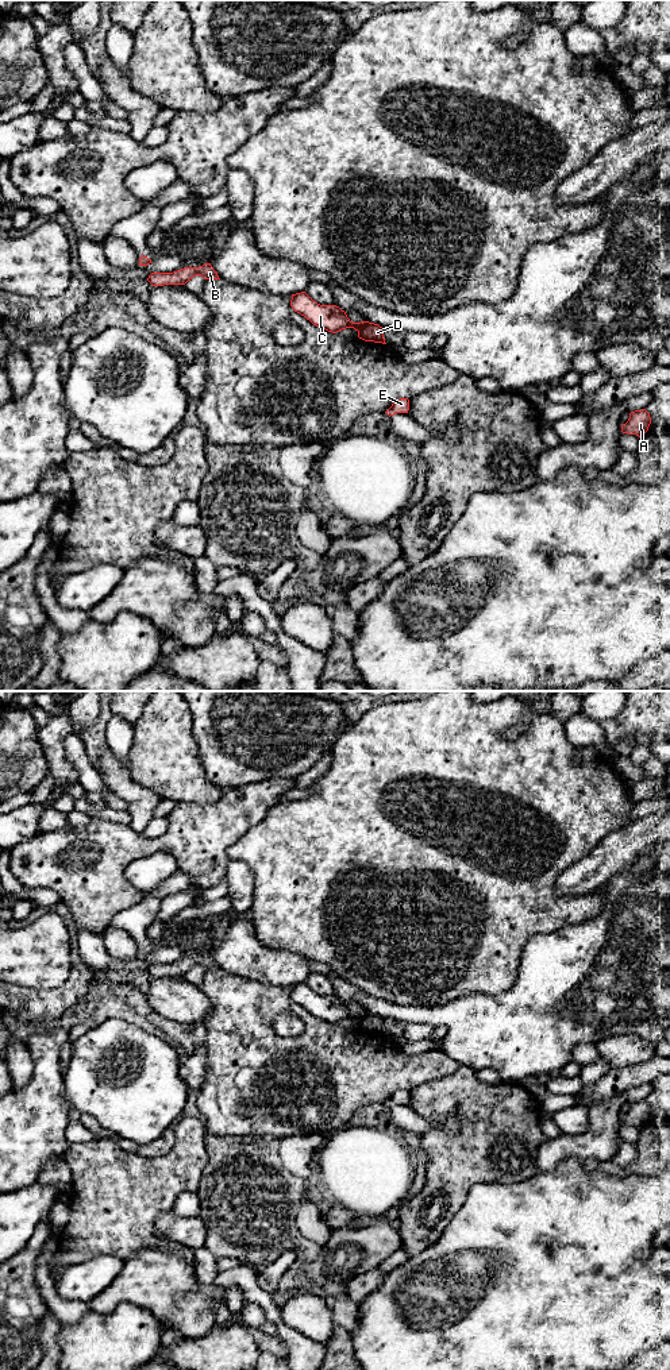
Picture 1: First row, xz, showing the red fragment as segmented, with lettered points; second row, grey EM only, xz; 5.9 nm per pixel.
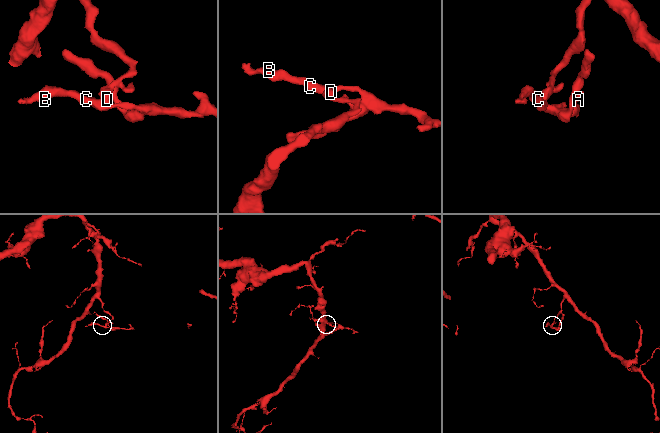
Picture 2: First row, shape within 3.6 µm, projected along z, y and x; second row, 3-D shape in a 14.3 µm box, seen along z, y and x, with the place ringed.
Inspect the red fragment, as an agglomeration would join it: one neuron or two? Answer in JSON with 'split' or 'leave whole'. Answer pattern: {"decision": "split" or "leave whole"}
{"decision": "split"}

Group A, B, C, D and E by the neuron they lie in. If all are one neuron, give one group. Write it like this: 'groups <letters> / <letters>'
groups A B C E / D

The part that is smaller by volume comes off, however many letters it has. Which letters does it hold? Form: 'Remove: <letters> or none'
Remove: A, B, C, E

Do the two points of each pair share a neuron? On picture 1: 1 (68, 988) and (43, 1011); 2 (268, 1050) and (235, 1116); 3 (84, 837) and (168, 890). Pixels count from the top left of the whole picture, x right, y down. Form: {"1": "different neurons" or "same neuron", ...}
{"1": "same neuron", "2": "same neuron", "3": "different neurons"}

